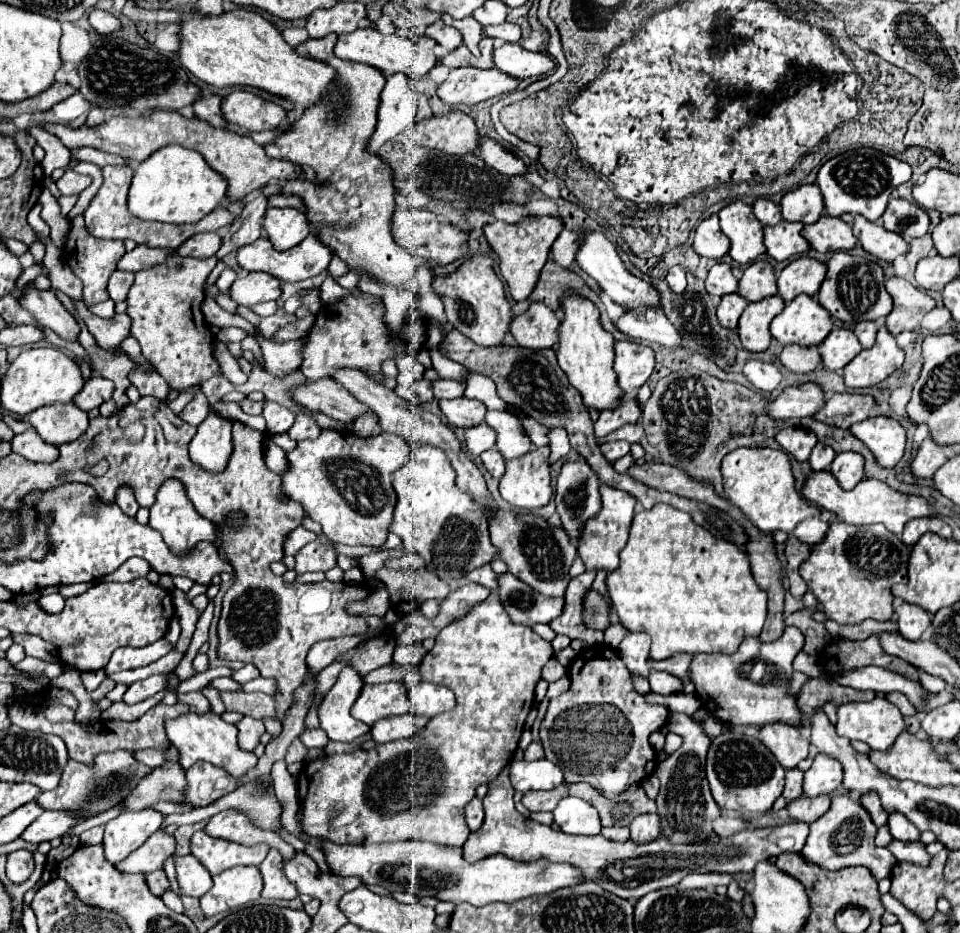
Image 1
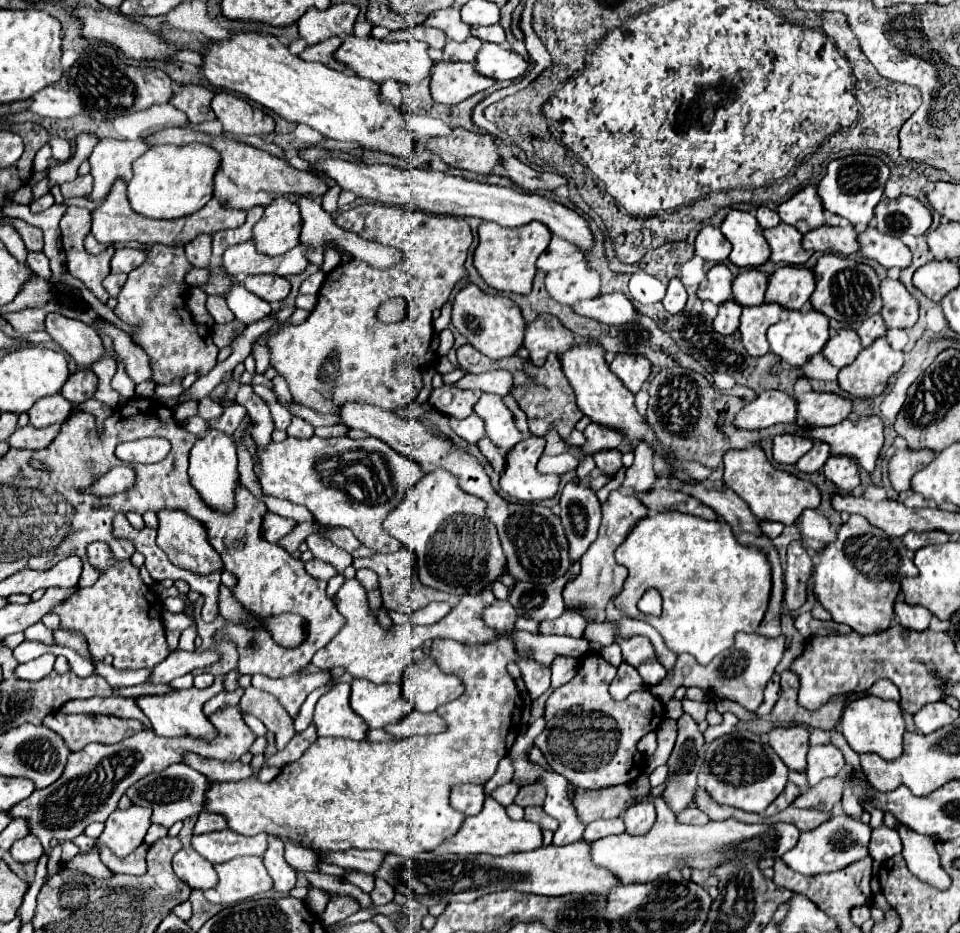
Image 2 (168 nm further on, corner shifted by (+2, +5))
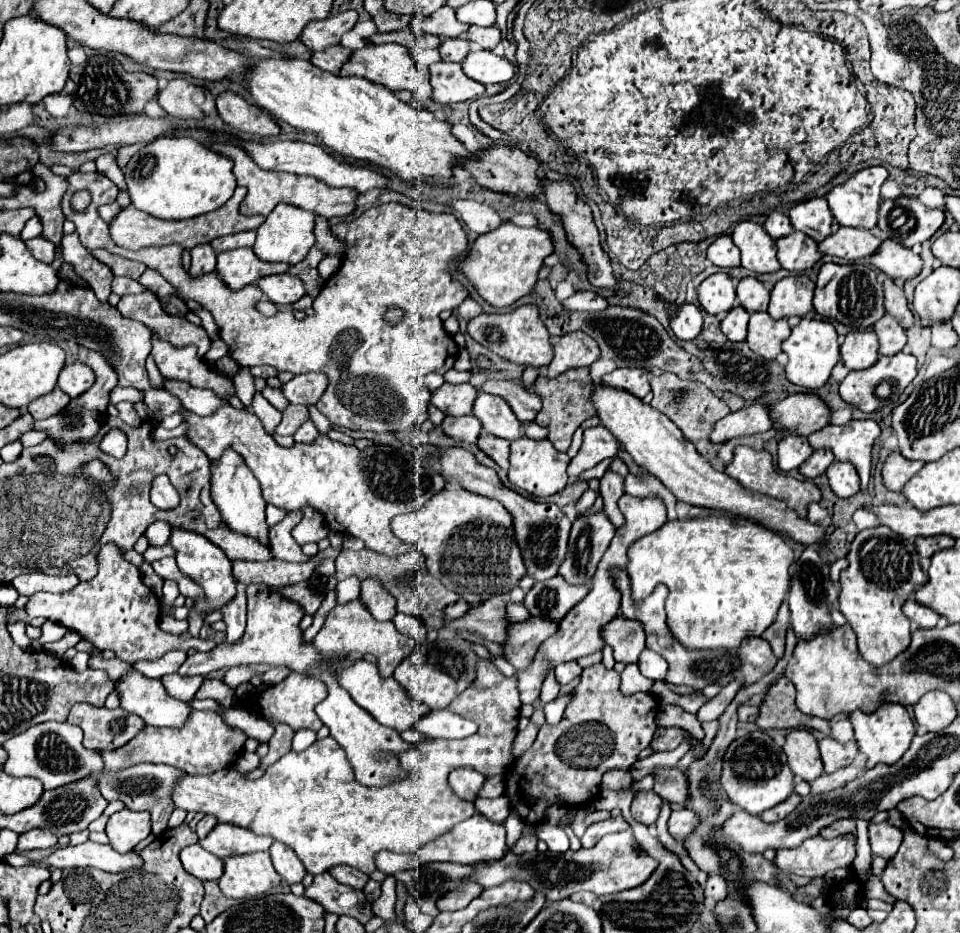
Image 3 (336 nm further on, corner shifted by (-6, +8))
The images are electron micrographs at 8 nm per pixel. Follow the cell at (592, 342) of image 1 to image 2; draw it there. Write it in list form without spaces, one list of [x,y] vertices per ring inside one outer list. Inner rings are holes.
[[[580,342],[580,344],[572,346],[572,350],[566,350],[560,356],[564,376],[568,378],[570,386],[574,388],[576,404],[592,422],[618,428],[620,432],[630,436],[632,446],[636,446],[638,440],[648,440],[654,446],[654,450],[662,450],[656,444],[654,432],[650,430],[646,420],[638,414],[638,410],[634,406],[634,394],[616,378],[616,374],[612,374],[612,370],[608,370],[604,356],[606,356],[606,350],[602,346],[596,346],[596,342]]]

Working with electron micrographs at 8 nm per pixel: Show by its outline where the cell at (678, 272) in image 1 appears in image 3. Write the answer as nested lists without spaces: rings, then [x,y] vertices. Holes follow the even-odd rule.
[[[684,303],[670,319],[670,327],[680,341],[694,341],[702,331],[702,313],[696,305]]]

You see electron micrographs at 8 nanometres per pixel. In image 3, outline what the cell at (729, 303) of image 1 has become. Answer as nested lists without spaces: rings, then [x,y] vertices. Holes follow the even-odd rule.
[[[734,307],[724,319],[722,319],[722,333],[738,343],[738,341],[744,341],[746,339],[746,327],[748,327],[748,319],[750,319],[750,313],[744,311],[744,307]]]

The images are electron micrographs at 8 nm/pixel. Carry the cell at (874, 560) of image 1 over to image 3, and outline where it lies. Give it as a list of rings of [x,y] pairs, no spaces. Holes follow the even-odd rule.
[[[880,525],[874,529],[866,529],[860,531],[856,535],[856,539],[852,541],[852,549],[848,553],[848,569],[844,569],[840,573],[840,611],[842,615],[848,619],[848,623],[852,625],[854,633],[858,635],[858,649],[860,655],[880,667],[890,663],[896,655],[900,655],[900,651],[904,651],[910,645],[910,637],[912,637],[912,627],[910,627],[910,619],[902,613],[902,605],[906,603],[908,595],[912,591],[916,591],[920,585],[926,583],[926,573],[920,569],[918,563],[918,553],[914,549],[914,543],[906,541],[902,535],[894,533],[892,529]]]

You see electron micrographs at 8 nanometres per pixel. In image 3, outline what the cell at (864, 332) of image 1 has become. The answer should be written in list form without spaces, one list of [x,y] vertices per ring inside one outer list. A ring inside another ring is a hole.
[[[884,315],[878,323],[874,323],[874,333],[880,339],[882,355],[896,355],[906,345],[906,331],[890,315]]]

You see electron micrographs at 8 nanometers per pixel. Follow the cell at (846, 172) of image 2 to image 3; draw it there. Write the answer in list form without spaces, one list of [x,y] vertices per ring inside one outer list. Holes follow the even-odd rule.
[[[868,167],[858,171],[844,185],[834,187],[826,201],[838,225],[872,229],[878,221],[880,187],[886,181],[888,171],[884,167]]]

